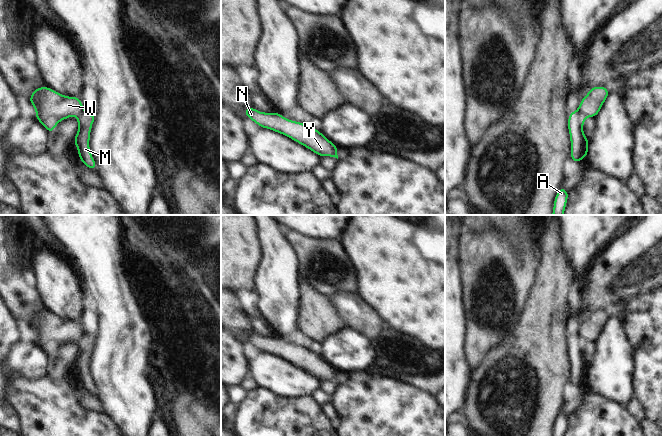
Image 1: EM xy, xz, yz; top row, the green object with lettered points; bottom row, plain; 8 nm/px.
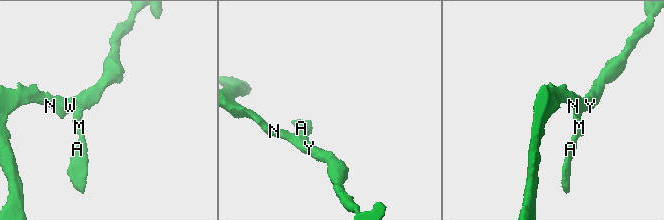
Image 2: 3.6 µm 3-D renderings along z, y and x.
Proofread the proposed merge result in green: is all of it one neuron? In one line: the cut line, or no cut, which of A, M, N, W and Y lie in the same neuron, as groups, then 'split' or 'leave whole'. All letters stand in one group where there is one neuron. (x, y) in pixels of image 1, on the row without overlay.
cut in yz along (578, 333), (586, 340); A M / N W Y; split

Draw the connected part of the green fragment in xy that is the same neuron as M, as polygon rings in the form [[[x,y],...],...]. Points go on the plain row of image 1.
[[[83,332],[82,336],[77,341],[78,346],[78,356],[77,359],[73,361],[74,367],[78,374],[79,383],[82,385],[86,391],[92,395],[96,395],[96,386],[91,379],[89,365],[90,356],[94,346],[94,337],[90,340],[88,335]]]

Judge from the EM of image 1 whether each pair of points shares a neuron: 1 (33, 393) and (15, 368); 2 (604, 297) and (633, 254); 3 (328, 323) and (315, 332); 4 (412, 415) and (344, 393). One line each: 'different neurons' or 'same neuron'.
1: different neurons
2: same neuron
3: same neuron
4: same neuron

